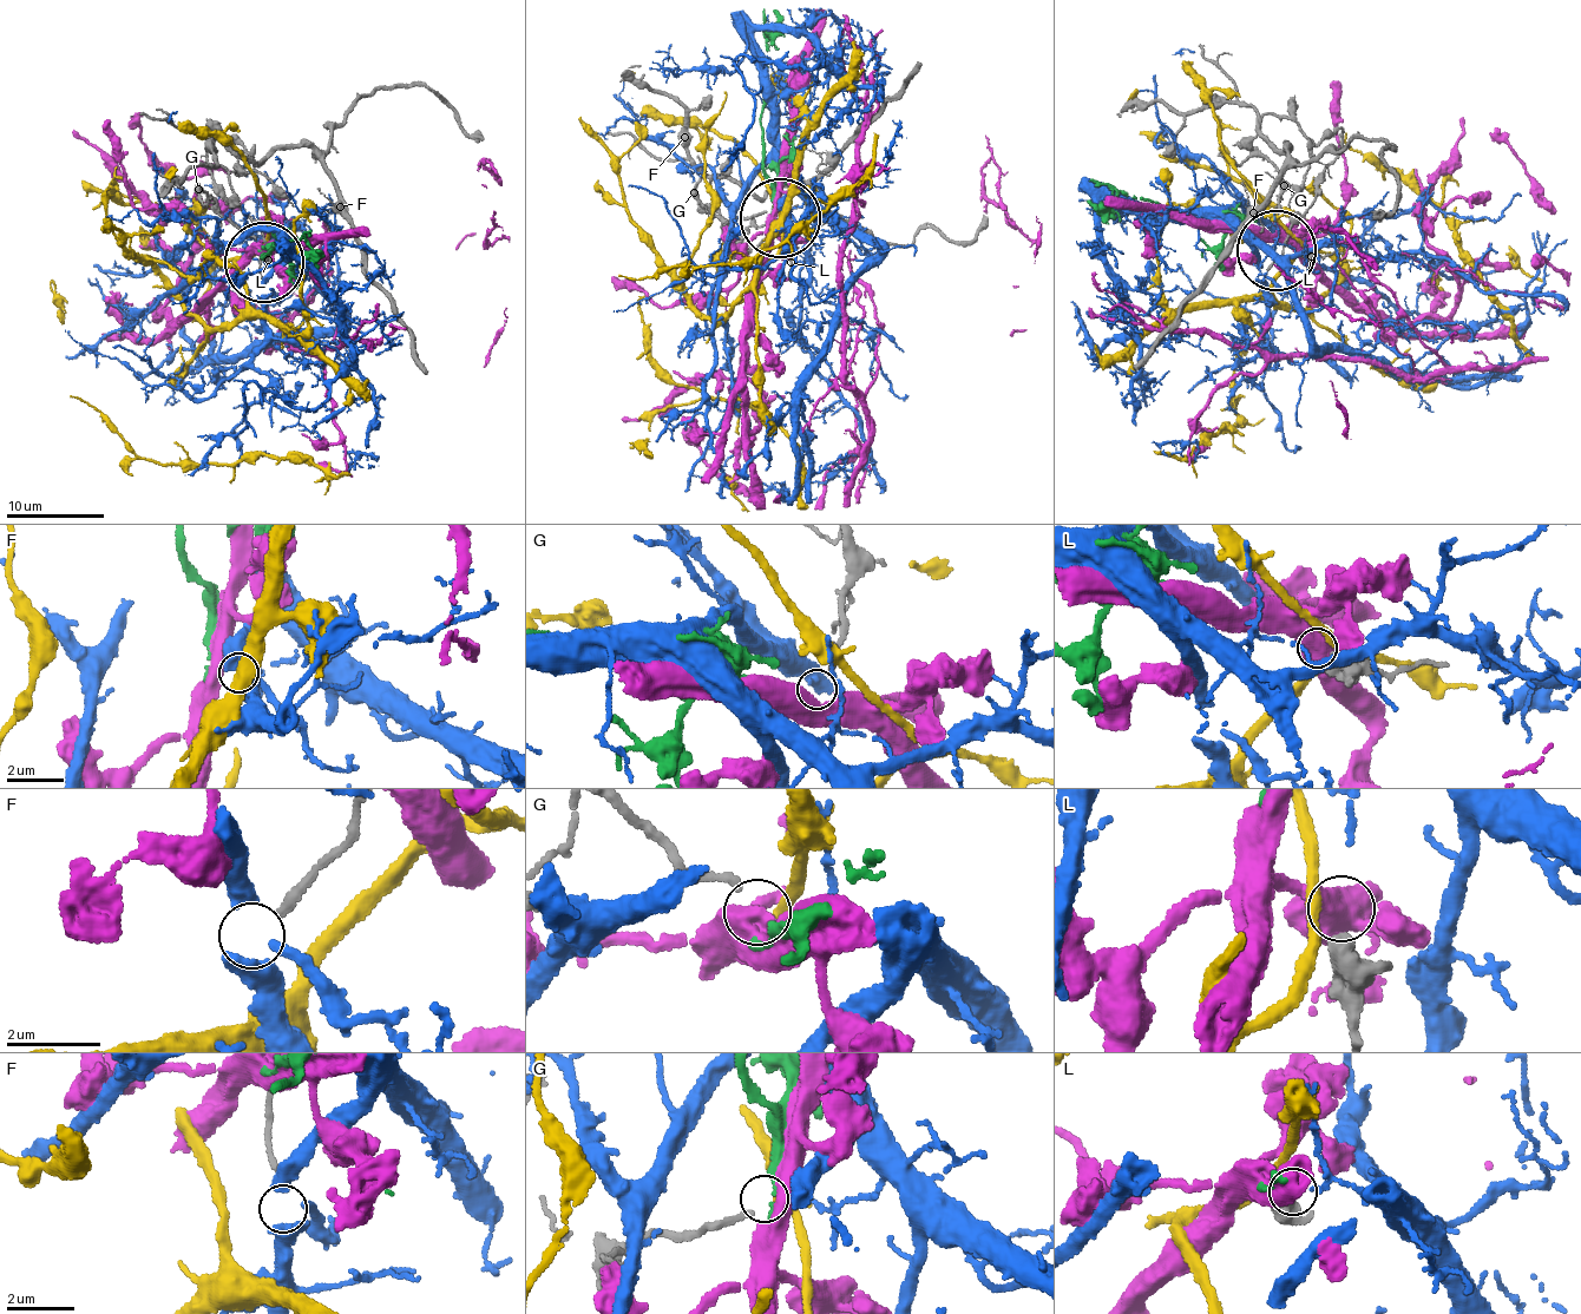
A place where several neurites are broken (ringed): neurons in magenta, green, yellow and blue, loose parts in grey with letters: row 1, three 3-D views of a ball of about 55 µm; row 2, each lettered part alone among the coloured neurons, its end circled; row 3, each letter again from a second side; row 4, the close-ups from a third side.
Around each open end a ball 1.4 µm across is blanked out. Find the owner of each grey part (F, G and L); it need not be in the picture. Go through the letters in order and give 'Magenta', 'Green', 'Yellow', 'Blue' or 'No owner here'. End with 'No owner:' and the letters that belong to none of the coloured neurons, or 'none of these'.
F: No owner here
G: No owner here
L: No owner here
No owner: F, G, L

